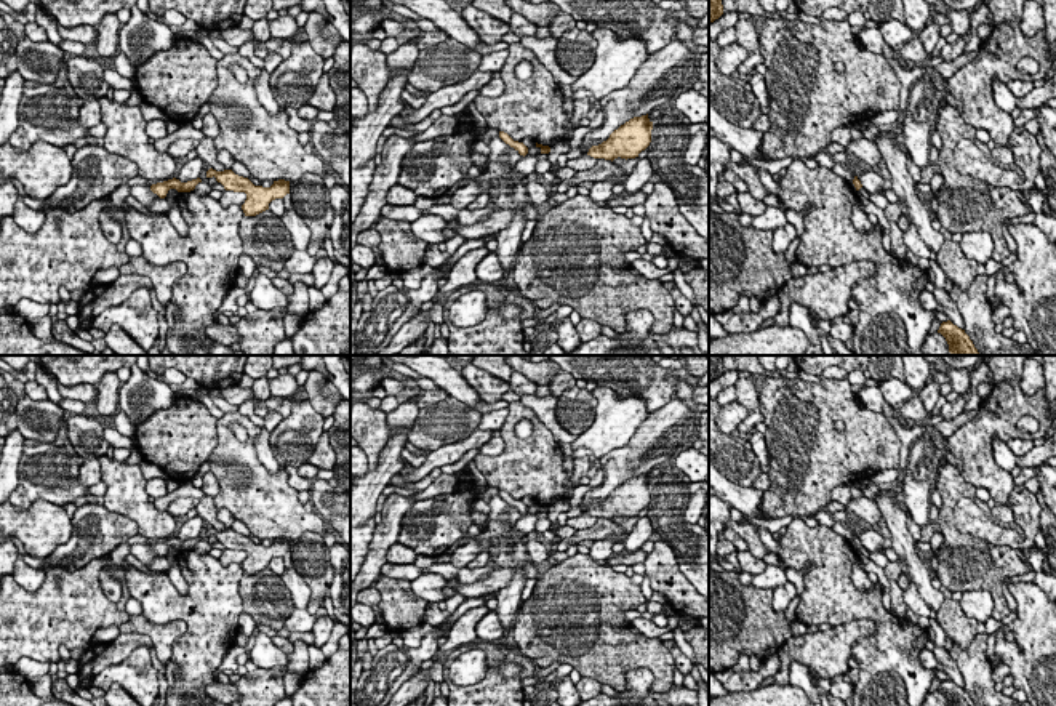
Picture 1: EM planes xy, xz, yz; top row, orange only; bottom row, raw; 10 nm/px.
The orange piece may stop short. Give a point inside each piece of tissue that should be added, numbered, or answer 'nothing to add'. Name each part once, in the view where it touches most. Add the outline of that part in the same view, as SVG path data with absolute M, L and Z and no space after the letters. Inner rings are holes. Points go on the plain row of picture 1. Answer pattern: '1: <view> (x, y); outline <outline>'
nothing to add

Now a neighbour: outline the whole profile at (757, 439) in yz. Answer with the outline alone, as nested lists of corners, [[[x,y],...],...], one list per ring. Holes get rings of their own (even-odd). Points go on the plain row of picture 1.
[[[755,431],[754,434],[749,435],[747,440],[750,442],[750,453],[757,456],[762,466],[768,466],[770,458],[766,453],[765,435]]]

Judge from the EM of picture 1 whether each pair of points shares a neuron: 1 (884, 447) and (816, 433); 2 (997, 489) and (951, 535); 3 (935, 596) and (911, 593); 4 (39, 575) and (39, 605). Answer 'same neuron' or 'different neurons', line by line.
1: same neuron
2: different neurons
3: different neurons
4: different neurons

